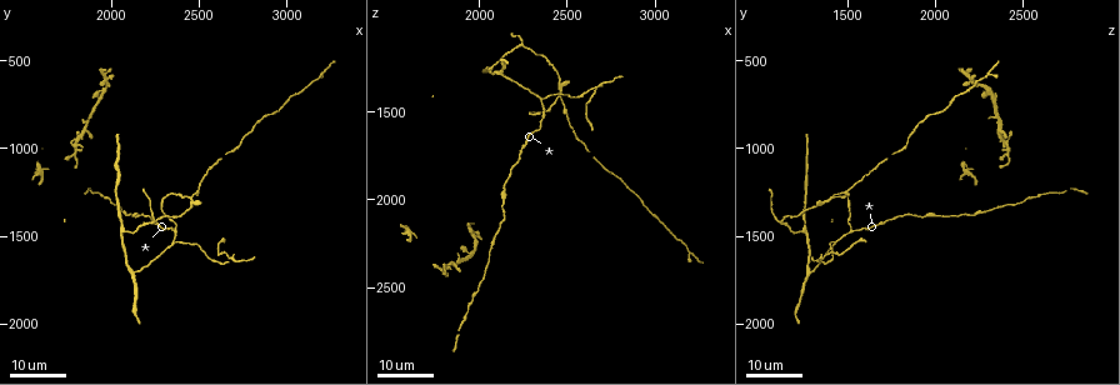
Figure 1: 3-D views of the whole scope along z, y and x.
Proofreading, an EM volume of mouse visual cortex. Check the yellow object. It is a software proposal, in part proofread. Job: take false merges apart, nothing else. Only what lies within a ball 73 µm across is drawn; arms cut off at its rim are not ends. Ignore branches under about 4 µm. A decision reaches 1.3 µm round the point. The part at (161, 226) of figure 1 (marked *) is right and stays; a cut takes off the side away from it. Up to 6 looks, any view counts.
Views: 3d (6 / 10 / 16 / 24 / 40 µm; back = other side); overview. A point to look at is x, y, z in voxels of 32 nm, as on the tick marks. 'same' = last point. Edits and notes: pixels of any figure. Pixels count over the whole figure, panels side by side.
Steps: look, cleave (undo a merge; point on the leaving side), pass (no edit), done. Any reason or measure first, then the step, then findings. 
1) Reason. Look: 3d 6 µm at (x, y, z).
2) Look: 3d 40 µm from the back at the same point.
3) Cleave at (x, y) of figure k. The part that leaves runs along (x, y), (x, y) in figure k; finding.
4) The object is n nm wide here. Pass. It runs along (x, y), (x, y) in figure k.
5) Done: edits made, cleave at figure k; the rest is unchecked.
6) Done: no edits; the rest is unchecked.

Side arm on a straight run. Look: 3d 24 µm at (2460, 1280, 1400).

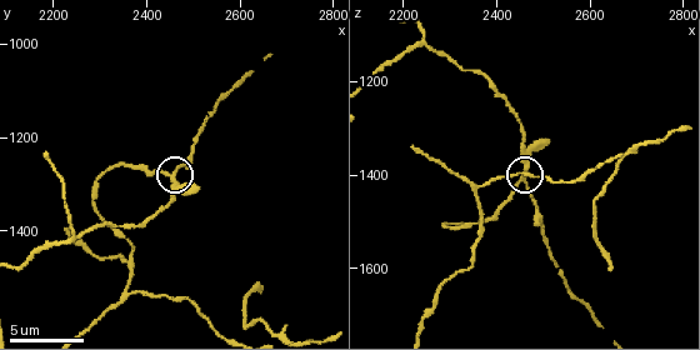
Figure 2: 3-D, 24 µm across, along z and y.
Look: 3d 6 µm at (2450, 1280, 1410).

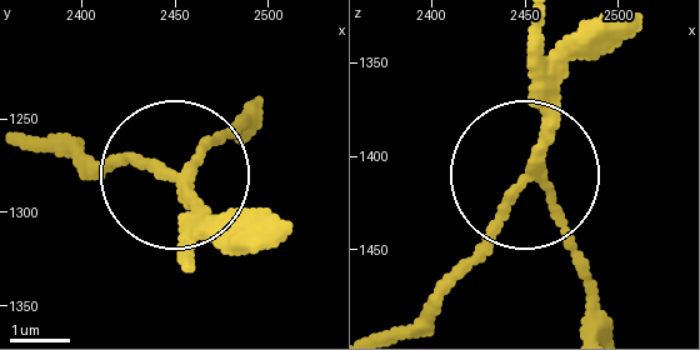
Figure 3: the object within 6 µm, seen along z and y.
3 arms meet here. Pass. It runs along (48, 145), (148, 160), (191, 184), (186, 259) in figure 3; all the same cell.

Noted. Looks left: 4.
Arms part here. Look: 3d 16 µm at (2360, 1535, 1420).

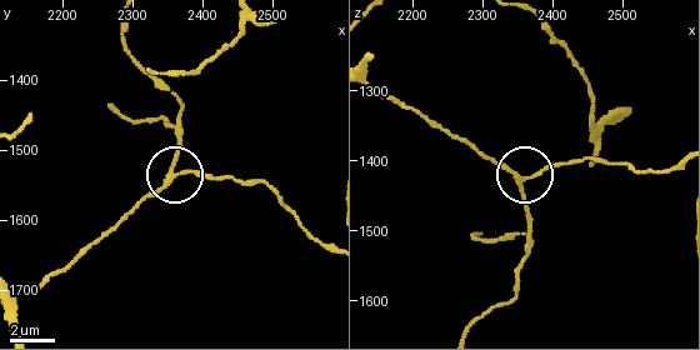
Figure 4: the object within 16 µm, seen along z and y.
Look: 3d 6 µm at (2365, 1530, 1430).

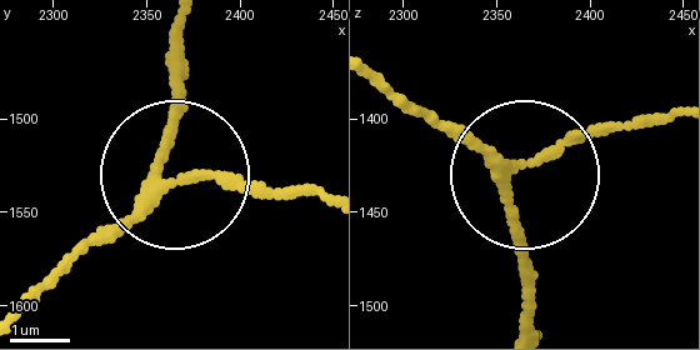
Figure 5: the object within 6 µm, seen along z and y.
The side arm is 24 µm long; 3 arms meet here. Pass. One cell here.

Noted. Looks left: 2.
Three arms meet. Look: 3d 16 µm at (1780, 1040, 2400).

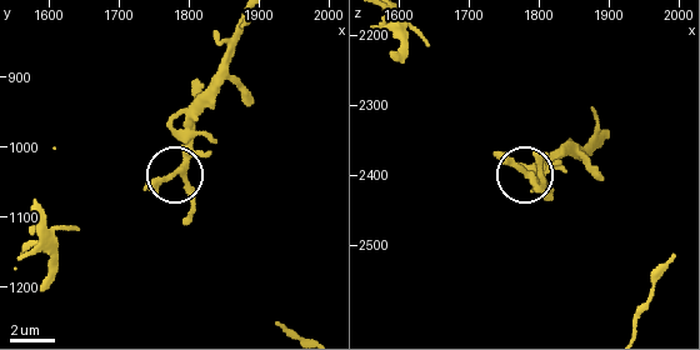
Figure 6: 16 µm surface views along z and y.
Look: 3d 6 µm at (1790, 1035, 2400).

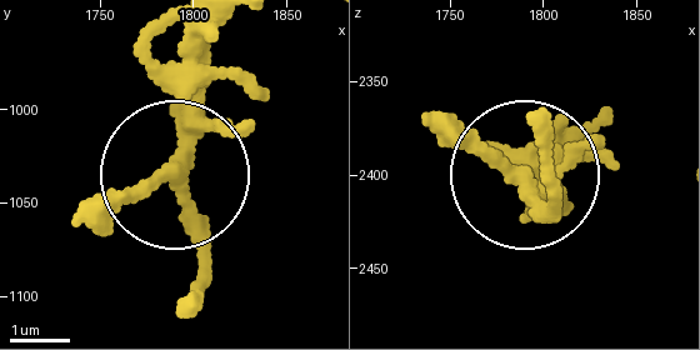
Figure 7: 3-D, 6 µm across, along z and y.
The object is 230 nm wide here. Pass. All the same cell.

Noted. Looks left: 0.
Done: no edits; the rest is unchecked.

